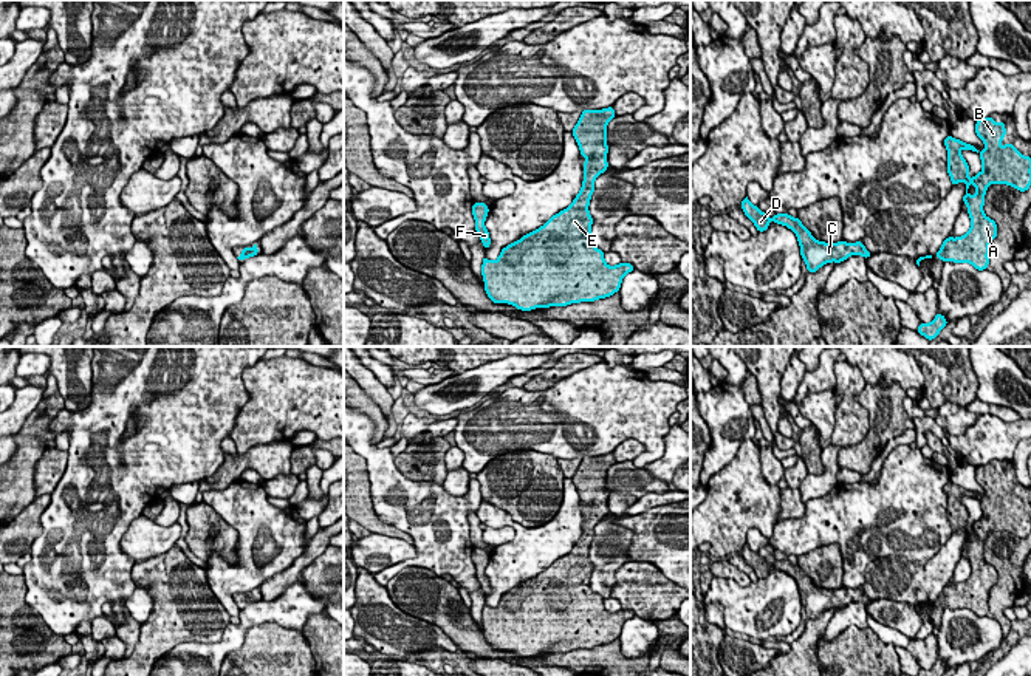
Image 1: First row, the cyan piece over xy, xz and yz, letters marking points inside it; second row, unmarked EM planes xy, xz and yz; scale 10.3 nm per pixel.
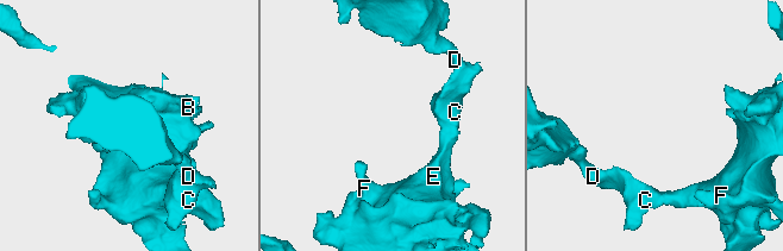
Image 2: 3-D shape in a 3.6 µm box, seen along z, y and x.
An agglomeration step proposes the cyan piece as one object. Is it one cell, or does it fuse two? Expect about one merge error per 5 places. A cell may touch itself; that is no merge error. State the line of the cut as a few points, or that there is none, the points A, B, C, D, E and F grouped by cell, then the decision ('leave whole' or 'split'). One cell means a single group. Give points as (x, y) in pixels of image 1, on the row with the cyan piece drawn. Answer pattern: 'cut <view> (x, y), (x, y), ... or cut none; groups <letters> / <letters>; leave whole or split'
cut none; groups A B C D E F; leave whole

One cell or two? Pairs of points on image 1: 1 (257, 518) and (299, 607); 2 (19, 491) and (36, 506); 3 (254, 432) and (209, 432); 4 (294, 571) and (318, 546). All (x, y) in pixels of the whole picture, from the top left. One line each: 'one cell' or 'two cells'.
1: two cells
2: two cells
3: two cells
4: one cell

